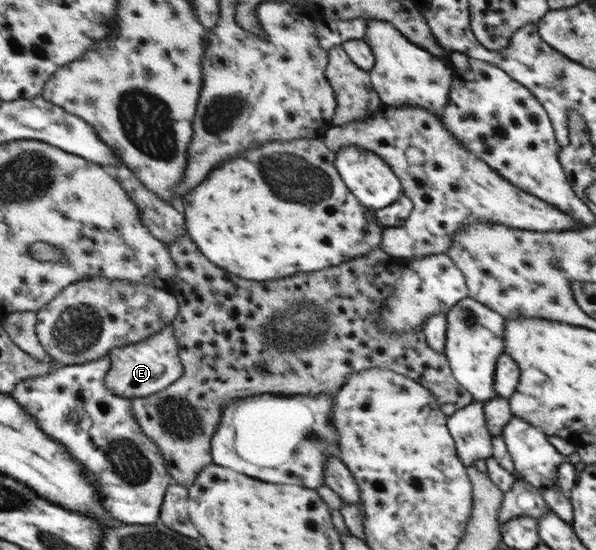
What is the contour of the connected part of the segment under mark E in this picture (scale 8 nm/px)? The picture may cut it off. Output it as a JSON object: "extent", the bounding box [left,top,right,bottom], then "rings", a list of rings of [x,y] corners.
{"extent":[106,324,184,398],"rings":[[[171,324],[165,326],[161,332],[156,331],[151,338],[146,339],[143,342],[113,349],[109,354],[112,356],[113,367],[109,370],[106,377],[106,383],[108,383],[108,387],[111,387],[113,391],[116,391],[119,395],[127,398],[149,397],[154,393],[169,387],[169,385],[174,381],[177,381],[184,372],[183,364],[181,364],[181,361],[178,359],[178,350]]]}

